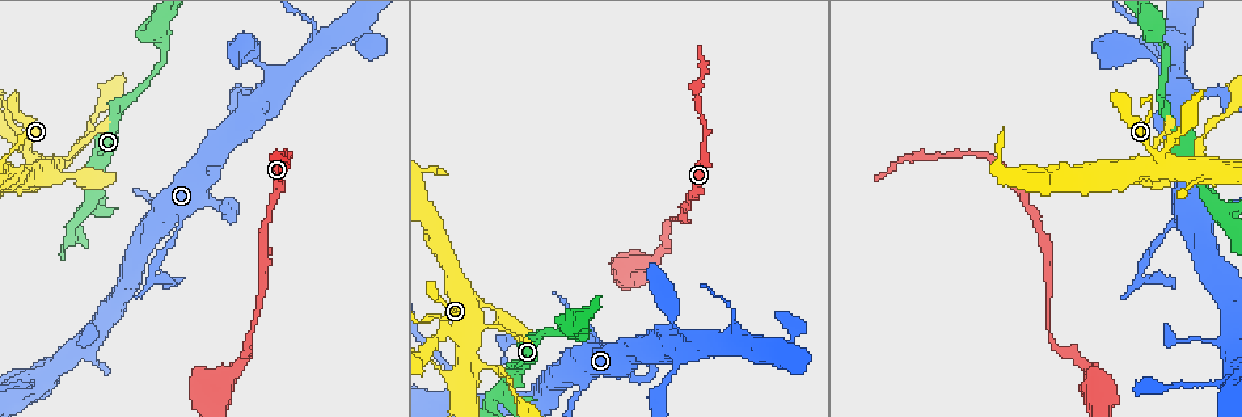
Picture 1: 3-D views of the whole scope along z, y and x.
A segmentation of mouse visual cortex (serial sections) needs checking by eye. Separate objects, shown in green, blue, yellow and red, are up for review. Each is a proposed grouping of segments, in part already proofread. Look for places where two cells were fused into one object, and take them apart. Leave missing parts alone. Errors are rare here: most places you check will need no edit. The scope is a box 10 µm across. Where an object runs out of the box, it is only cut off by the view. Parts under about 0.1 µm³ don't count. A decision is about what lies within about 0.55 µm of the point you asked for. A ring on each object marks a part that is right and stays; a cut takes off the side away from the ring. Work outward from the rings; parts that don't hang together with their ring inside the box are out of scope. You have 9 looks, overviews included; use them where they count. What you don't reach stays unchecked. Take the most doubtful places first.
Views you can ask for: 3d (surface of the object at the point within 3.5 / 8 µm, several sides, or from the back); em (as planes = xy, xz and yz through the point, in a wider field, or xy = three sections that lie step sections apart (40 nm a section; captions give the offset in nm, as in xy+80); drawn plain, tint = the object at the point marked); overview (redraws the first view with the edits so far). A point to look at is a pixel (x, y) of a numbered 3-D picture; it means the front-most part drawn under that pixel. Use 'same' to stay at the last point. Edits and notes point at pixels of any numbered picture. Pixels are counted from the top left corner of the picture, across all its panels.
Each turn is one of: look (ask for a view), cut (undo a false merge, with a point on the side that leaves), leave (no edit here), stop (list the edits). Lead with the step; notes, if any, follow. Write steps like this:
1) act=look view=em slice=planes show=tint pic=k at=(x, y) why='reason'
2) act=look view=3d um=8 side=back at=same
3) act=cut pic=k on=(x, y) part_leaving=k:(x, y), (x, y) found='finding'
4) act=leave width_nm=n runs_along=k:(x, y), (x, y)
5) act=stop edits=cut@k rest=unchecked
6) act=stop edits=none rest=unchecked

act=look view=3d um=3.5 pic=1 at=(1173, 51) why='calibre changes'

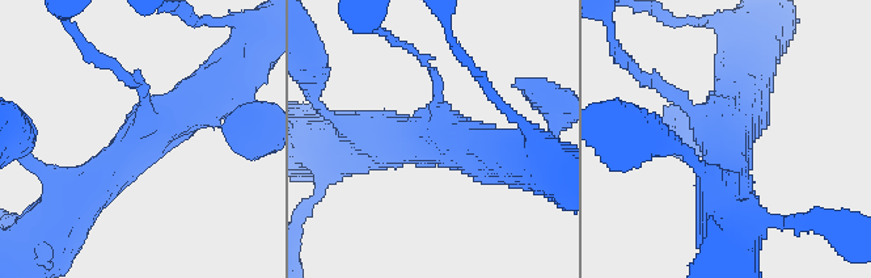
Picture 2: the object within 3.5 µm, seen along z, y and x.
act=look view=em slice=planes show=tint pic=2 at=(143, 139) arms=3 arm_widths_nm=150,500,600 why='shape alone is not enough'

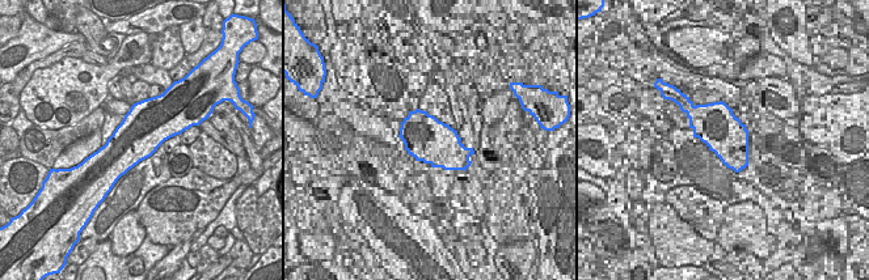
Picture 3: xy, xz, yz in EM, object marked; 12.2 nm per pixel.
act=leave runs_along=2:(75, 205), (168, 119), (215, 88) found='continuous, no second cell'

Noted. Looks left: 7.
act=look view=3d um=3.5 pic=1 at=(646, 263) why='abrupt turn'

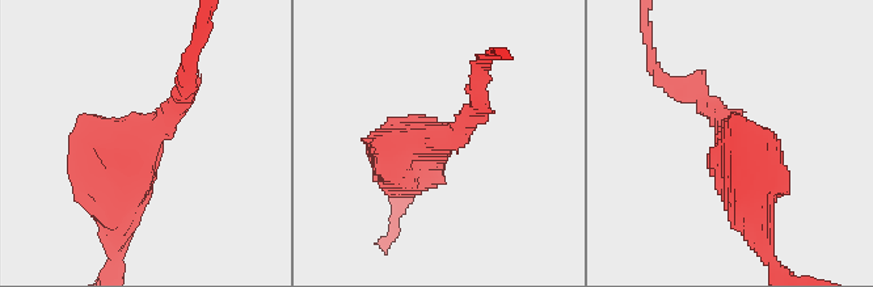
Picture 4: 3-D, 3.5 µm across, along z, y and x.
act=look view=em slice=planes show=tint pic=4 at=(432, 137) why='need the tissue'

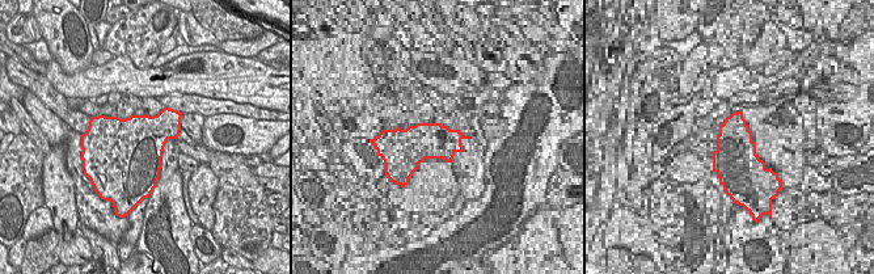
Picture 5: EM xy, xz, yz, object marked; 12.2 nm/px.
act=look view=em slice=xy step=5 show=tint at=same why='cut it another way'

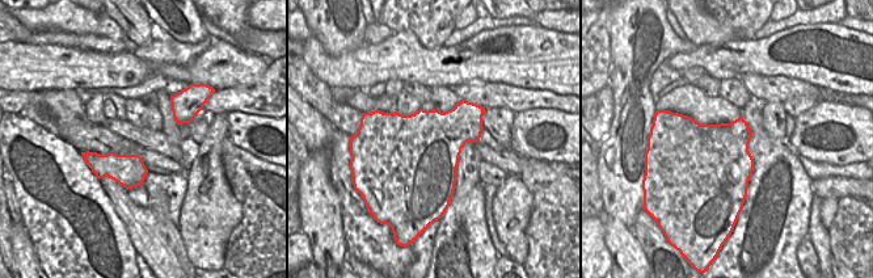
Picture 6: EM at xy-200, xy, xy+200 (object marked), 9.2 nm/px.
act=leave runs_along=4:(185, 97), (129, 157), (109, 219) found='one cell here'

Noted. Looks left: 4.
act=look view=3d um=3.5 pic=1 at=(470, 357) why='calibre changes'

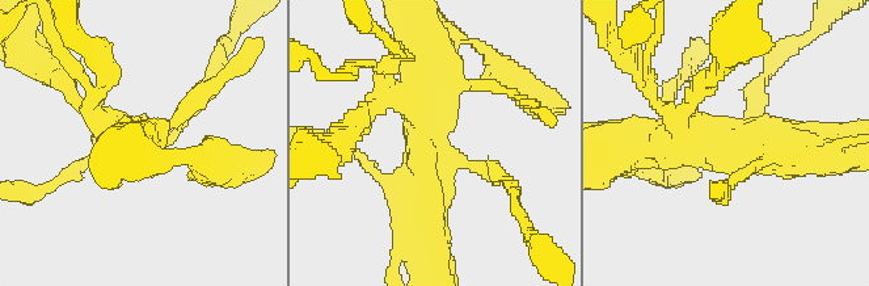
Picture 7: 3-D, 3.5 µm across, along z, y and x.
act=look view=em slice=xy step=1 show=tint pic=7 at=(431, 144)

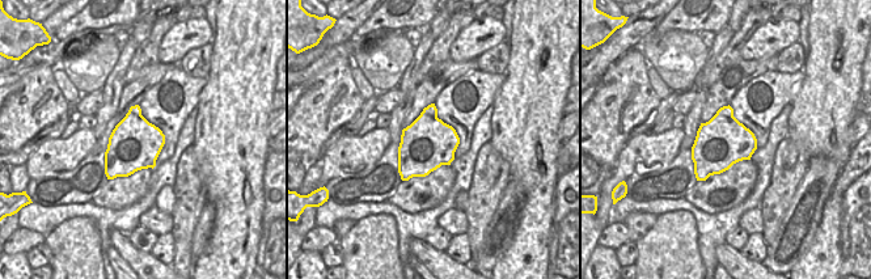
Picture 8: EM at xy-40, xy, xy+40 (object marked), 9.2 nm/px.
act=leave runs_along=7:(670, 113), (694, 146), (814, 154) found='all the same cell'

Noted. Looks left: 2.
act=look view=3d um=3.5 pic=1 at=(1211, 385) why='sharp bend'

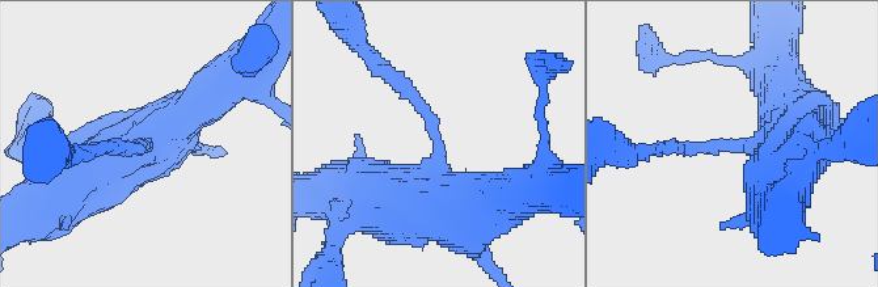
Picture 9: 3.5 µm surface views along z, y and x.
act=look view=em slice=planes show=tint pic=9 at=(733, 143) arm_widths_nm=200,700

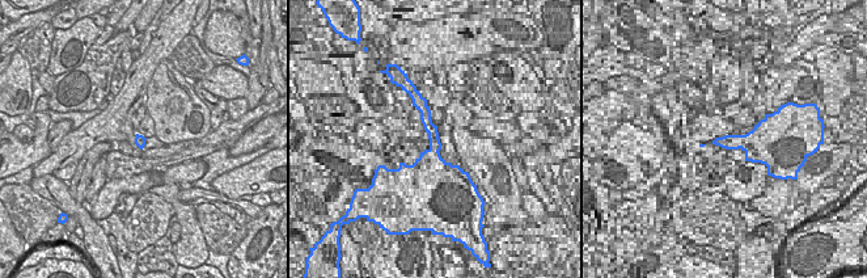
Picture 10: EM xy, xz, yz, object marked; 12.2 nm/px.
act=leave runs_along=9:(468, 210), (435, 193), (431, 118), (388, 75) found='one cell here'

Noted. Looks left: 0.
act=stop edits=none rest=unchecked

